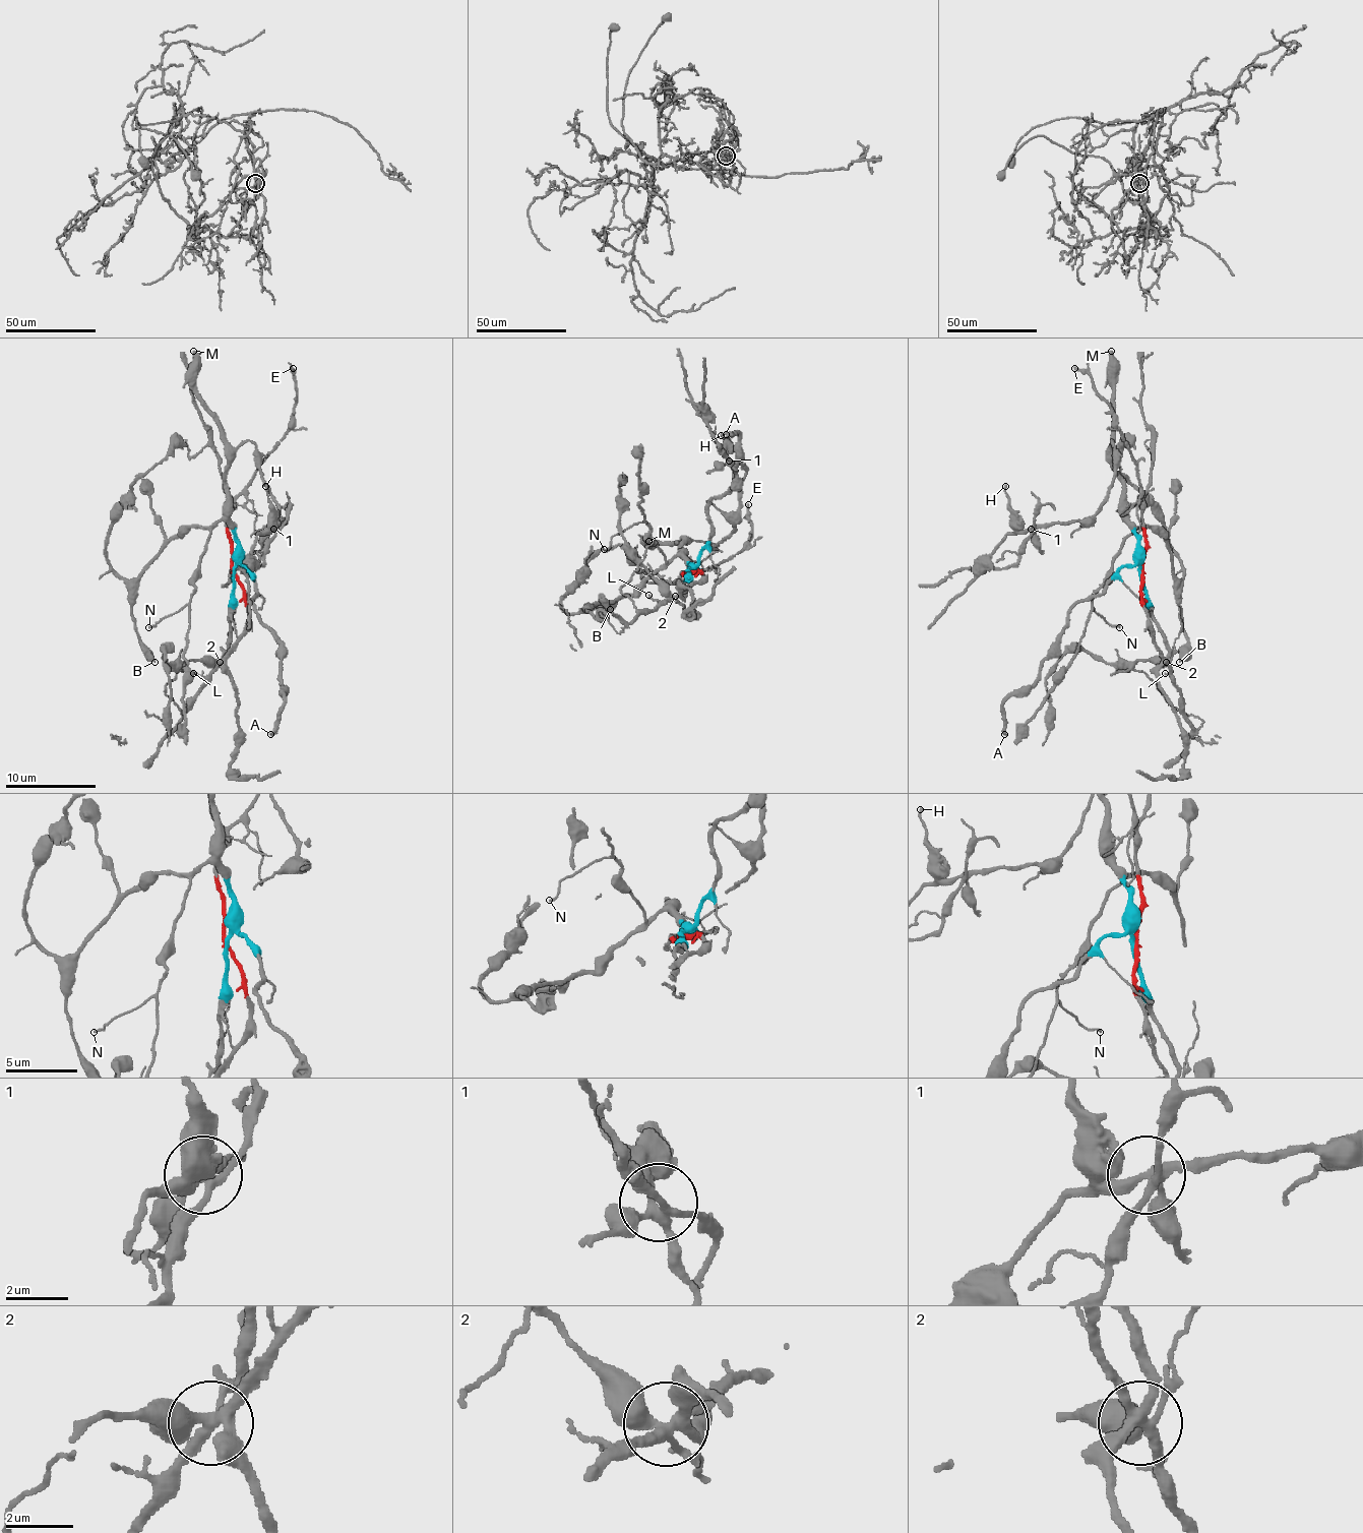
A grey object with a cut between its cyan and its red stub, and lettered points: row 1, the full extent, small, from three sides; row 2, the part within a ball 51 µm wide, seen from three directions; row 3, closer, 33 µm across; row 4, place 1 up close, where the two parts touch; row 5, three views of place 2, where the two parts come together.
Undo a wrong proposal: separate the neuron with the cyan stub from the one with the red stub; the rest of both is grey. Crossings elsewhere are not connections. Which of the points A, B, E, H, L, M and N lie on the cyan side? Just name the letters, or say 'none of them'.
A, B, H, M, N

